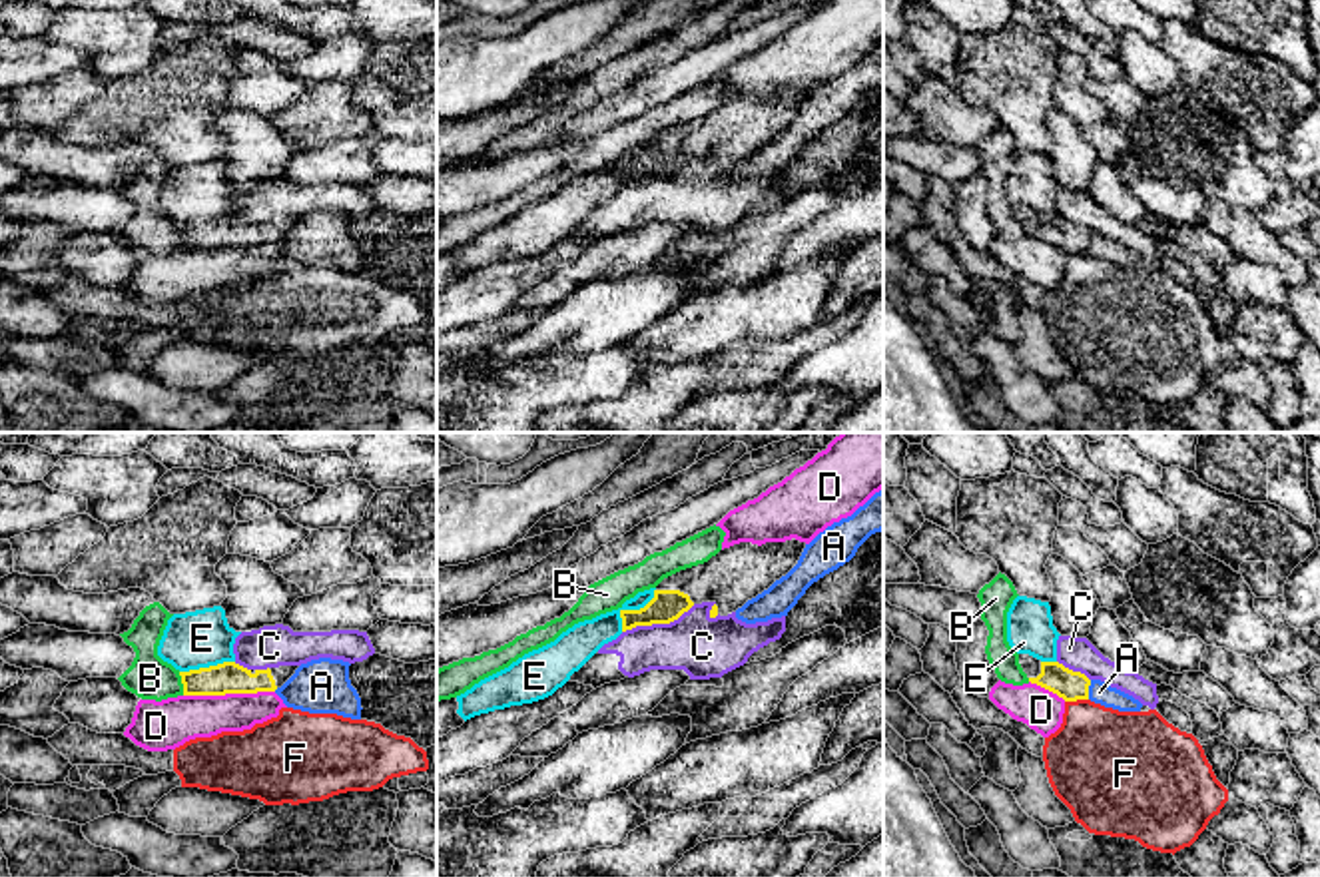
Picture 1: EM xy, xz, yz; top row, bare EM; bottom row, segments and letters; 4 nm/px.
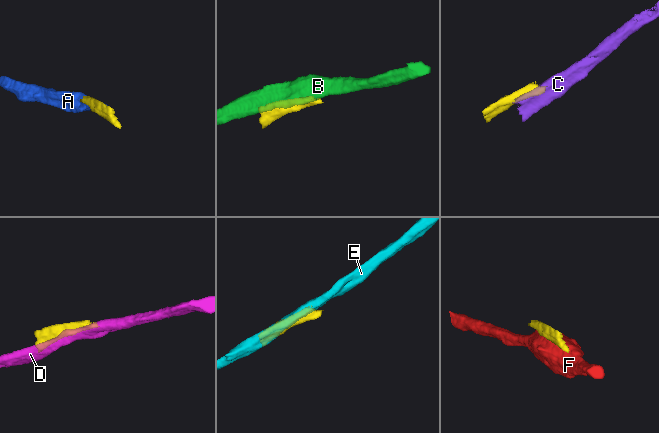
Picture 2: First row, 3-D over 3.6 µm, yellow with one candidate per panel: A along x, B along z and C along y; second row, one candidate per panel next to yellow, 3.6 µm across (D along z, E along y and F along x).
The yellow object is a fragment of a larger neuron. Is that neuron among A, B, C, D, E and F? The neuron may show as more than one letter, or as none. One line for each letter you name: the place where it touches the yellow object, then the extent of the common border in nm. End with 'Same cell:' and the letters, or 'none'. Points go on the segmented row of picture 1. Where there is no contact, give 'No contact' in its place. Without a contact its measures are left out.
Same cell: none

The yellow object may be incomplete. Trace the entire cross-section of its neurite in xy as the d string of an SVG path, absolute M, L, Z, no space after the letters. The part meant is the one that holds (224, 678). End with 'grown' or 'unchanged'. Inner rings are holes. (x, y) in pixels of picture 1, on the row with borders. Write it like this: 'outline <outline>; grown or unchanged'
outline M235 662L179 672L183 696L257 694L281 688L299 666L247 670Z; grown

